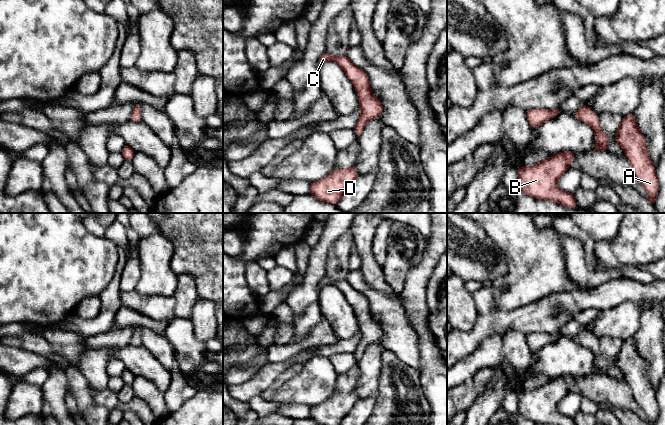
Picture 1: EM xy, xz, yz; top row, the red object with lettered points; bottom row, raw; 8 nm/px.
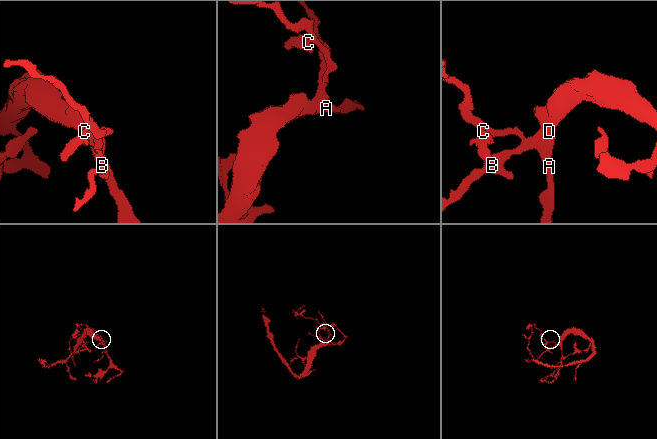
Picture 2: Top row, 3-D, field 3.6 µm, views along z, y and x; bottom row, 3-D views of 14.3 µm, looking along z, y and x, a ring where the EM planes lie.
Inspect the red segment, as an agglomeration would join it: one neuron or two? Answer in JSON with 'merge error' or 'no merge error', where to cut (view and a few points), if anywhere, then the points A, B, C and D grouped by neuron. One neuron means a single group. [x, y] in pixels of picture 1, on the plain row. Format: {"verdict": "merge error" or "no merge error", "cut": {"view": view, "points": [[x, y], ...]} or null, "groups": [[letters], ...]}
{"verdict": "no merge error", "cut": null, "groups": [["A", "B", "C", "D"]]}

